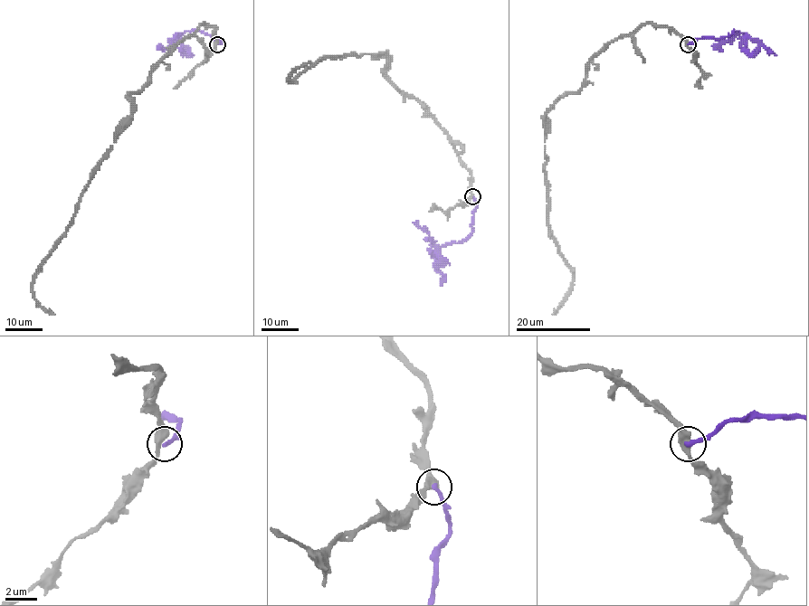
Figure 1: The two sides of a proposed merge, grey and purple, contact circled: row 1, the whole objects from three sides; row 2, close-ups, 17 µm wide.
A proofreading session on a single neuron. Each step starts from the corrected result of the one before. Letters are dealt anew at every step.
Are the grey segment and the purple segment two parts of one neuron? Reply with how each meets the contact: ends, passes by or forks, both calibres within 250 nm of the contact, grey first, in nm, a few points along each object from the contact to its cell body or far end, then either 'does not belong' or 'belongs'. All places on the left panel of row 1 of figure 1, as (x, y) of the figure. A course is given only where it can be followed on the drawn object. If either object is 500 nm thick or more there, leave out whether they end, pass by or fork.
grey passes by; purple ends; calibres 460 and 240 nm; course grey (216, 44), (215, 26), (203, 23), (130, 94), (127, 125), (33, 279), (36, 301), (54, 315); course purple (217, 44), (220, 38), (198, 30), (181, 33), (179, 40), (185, 48), (185, 55); does not belong

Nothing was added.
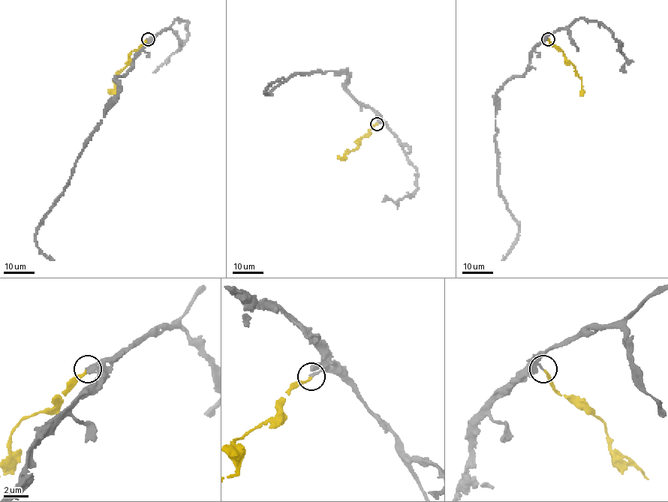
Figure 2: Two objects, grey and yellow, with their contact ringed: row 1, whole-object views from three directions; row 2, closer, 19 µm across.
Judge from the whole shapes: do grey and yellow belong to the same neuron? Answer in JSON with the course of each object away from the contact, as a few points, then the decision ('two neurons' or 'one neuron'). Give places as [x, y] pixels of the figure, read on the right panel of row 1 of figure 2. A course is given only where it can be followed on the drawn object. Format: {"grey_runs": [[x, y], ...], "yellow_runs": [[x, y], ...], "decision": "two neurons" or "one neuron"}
{"grey_runs": [[548, 39], [536, 47], [529, 68], [513, 77], [496, 94], [499, 194], [518, 223], [517, 241], [502, 260]], "yellow_runs": [[548, 39], [574, 67], [581, 79], [582, 89], [579, 92]], "decision": "one neuron"}

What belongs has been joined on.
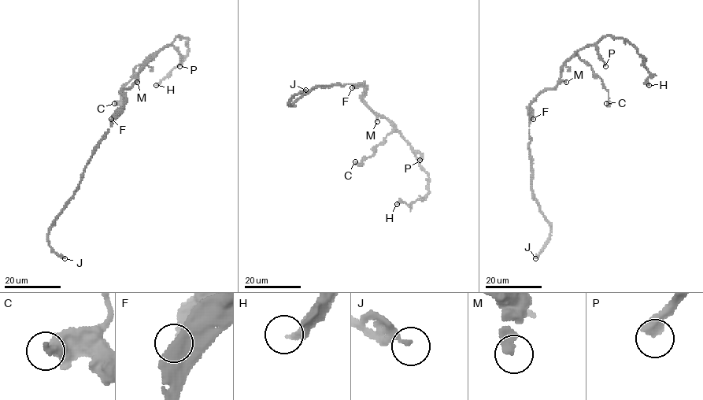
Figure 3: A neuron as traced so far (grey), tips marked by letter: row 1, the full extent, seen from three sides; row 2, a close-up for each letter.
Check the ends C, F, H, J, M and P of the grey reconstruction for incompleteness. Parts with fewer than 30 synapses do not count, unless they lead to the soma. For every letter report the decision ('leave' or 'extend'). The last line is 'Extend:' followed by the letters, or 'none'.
C: leave
F: leave
H: leave
J: leave
M: extend
P: extend
Extend: M, P

